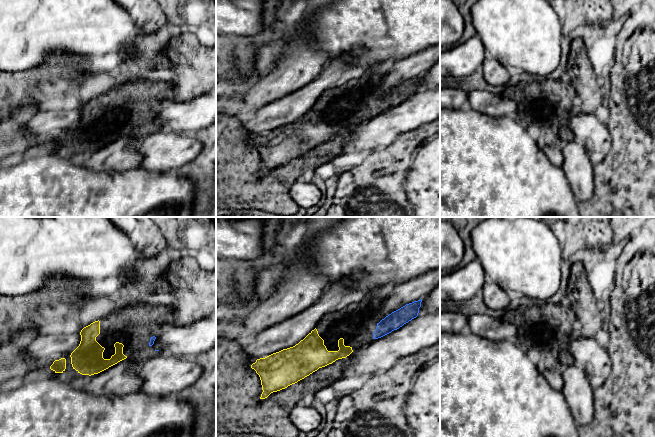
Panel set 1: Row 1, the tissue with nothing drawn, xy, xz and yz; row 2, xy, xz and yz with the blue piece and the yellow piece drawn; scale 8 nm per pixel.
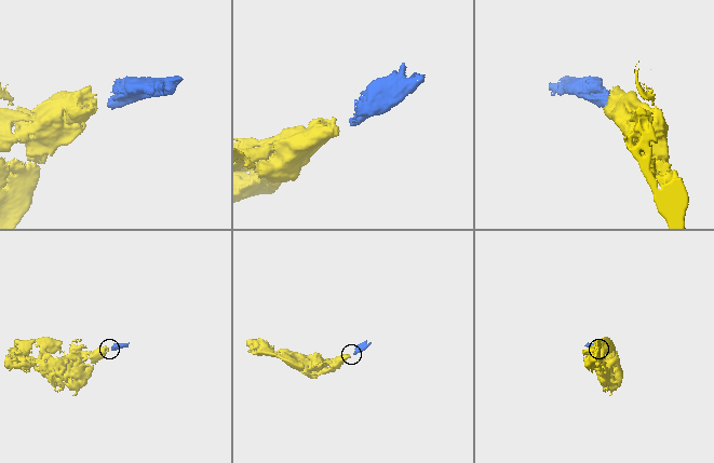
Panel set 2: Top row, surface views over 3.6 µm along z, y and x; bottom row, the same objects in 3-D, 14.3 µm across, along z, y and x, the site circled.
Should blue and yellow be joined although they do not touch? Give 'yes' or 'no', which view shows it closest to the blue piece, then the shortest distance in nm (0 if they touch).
yes | xz | 190 nm

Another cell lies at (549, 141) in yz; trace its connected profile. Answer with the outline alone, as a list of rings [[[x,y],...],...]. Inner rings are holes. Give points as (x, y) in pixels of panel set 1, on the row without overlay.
[[[551,124],[541,125],[540,135],[536,142],[546,157],[556,167],[561,168],[564,160],[562,154],[564,142],[560,138],[559,128]]]

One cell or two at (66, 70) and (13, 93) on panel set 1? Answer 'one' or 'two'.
one

